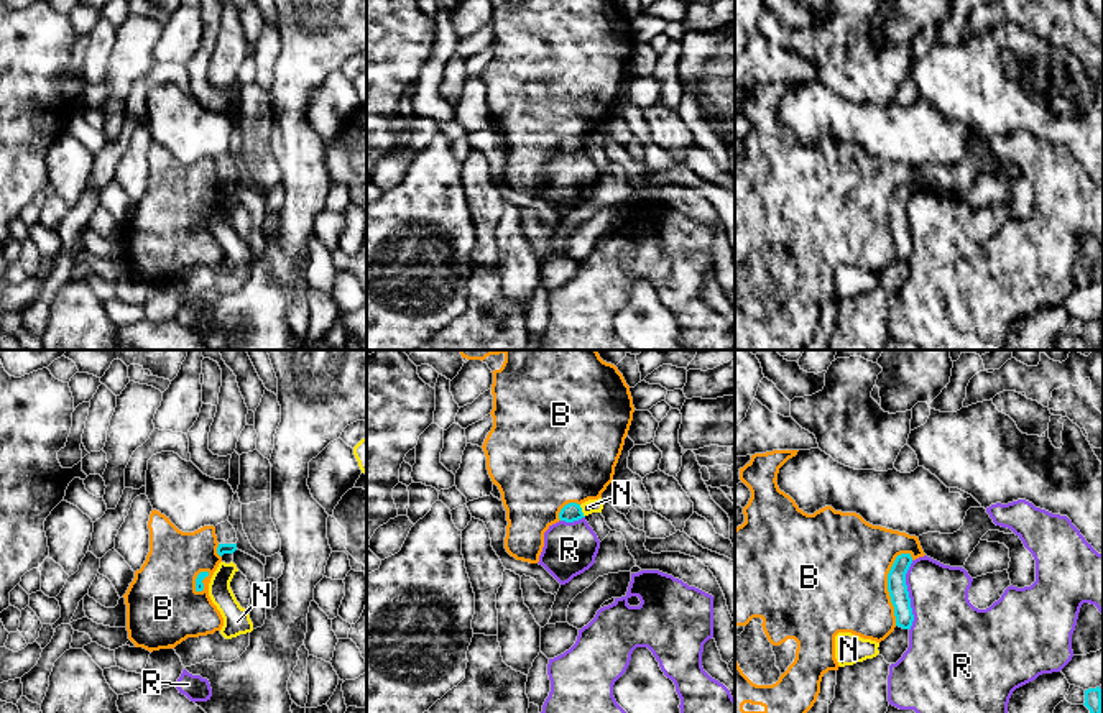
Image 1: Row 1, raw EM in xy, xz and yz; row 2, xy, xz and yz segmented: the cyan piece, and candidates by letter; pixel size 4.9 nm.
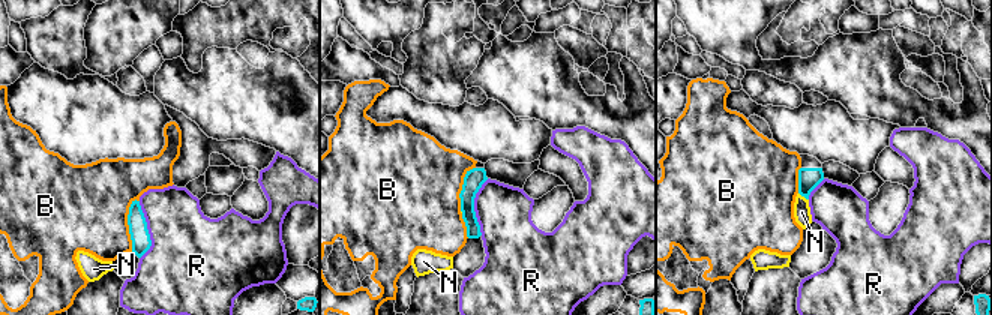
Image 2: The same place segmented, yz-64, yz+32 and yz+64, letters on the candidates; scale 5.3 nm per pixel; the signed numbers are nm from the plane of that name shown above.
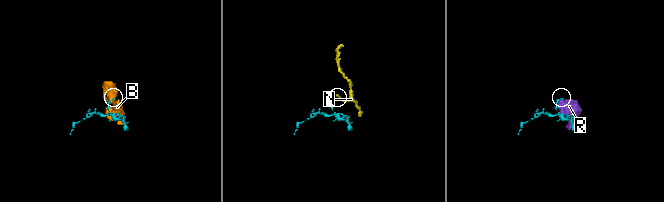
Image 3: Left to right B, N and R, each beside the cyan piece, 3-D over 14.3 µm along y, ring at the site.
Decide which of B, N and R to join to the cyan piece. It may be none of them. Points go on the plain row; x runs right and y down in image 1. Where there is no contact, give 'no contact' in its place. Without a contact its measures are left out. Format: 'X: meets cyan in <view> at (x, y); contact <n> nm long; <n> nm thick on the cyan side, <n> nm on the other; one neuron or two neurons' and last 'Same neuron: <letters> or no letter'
B: meets cyan in yz at (888, 217); contact 360 nm long; 100 nm thick on the cyan side, 500 nm on the other; two neurons
N: meets cyan in xz at (581, 143); contact 70 nm long; 90 nm thick on the cyan side, 70 nm on the other; two neurons
R: meets cyan in yz at (908, 227); contact 340 nm long; 100 nm thick on the cyan side, 340 nm on the other; two neurons
Same neuron: no letter

